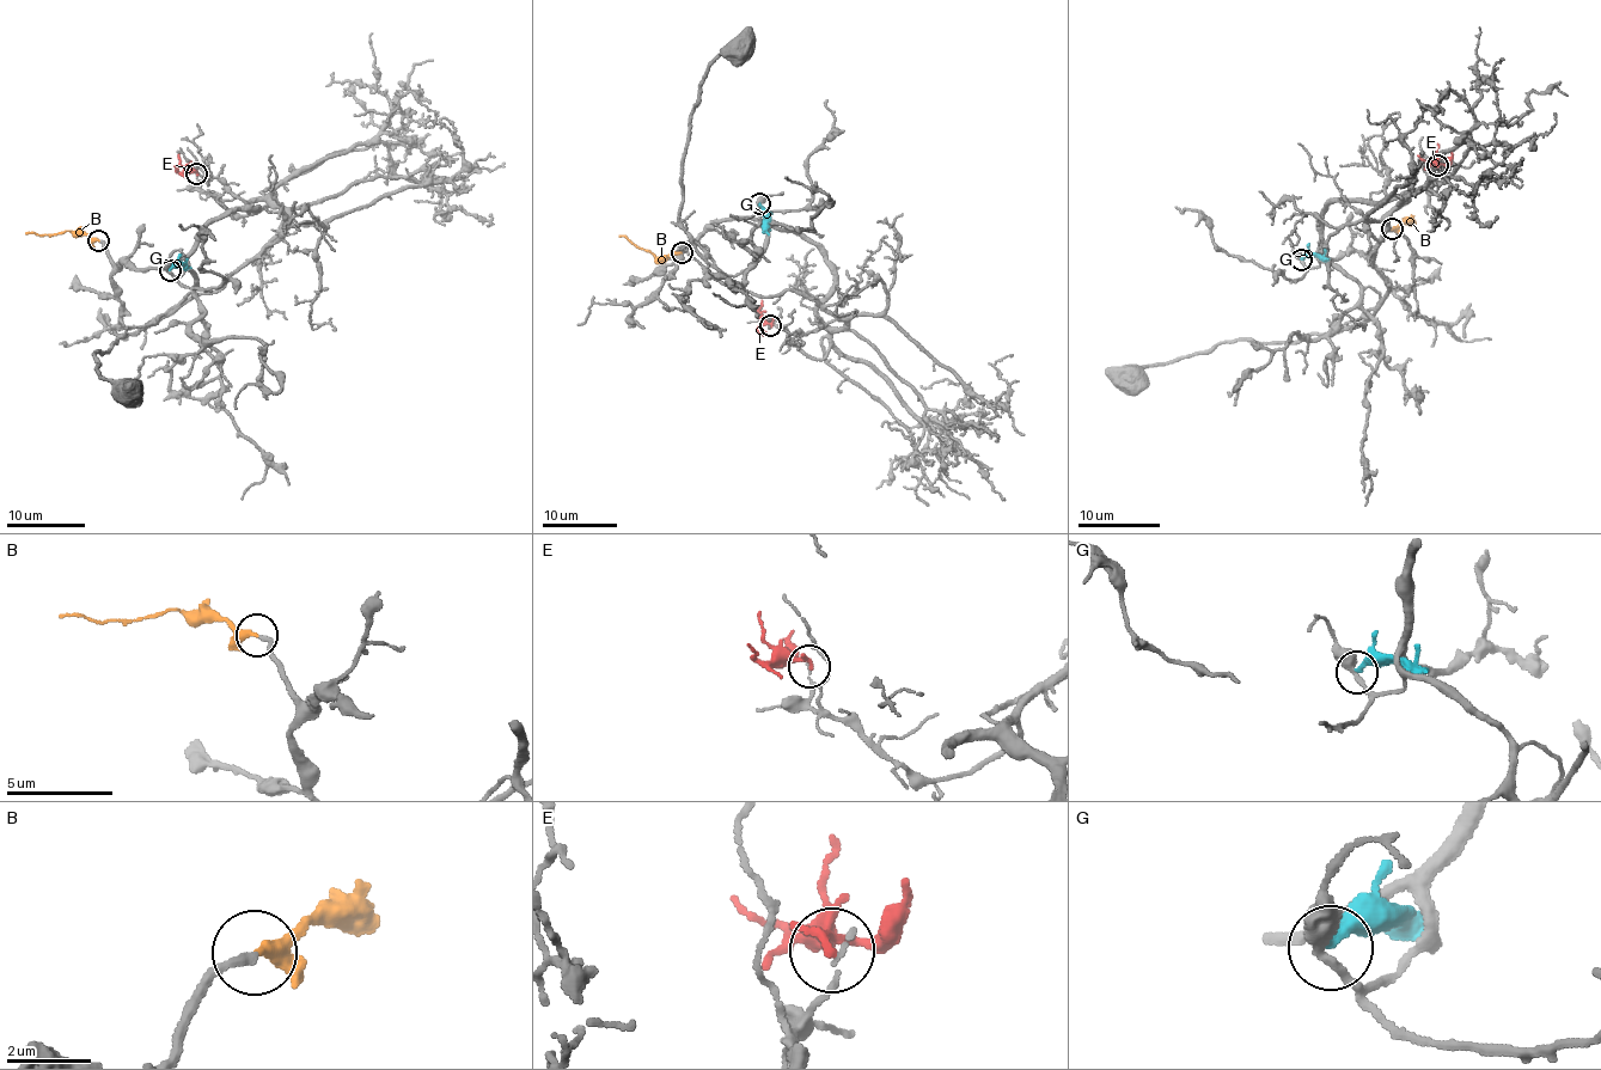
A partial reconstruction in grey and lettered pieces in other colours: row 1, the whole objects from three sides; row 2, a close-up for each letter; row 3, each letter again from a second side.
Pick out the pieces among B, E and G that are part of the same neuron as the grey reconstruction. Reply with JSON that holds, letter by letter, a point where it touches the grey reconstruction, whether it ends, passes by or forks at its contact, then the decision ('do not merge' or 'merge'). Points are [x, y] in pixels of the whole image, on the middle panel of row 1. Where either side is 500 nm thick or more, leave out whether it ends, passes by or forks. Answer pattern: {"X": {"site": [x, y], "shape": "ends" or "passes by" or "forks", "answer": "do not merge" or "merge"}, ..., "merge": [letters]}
{"B": {"site": [682, 252], "shape": "ends", "answer": "merge"}, "E": {"site": [770, 325], "shape": "ends", "answer": "do not merge"}, "G": {"site": [759, 203], "shape": "ends", "answer": "do not merge"}, "merge": ["B"]}

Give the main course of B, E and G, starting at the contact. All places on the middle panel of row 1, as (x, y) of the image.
B: (682, 252), (655, 257), (619, 236)
E: (771, 326), (762, 313), (762, 299)
G: (759, 205), (768, 234)

